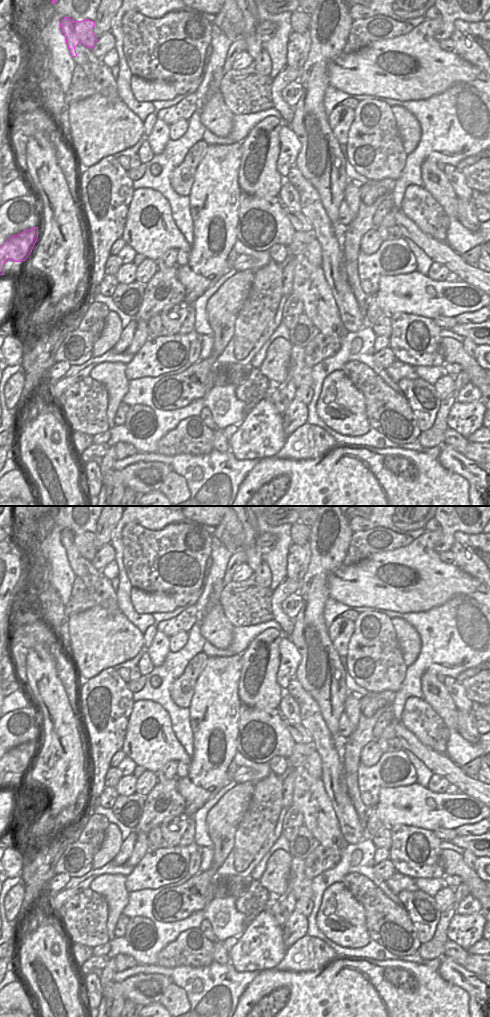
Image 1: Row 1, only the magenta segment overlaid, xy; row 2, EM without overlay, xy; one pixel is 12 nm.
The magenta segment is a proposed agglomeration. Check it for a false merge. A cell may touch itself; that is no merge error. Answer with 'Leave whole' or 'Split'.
Split.

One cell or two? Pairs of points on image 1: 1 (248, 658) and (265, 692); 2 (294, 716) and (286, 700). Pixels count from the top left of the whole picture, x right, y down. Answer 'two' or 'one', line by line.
1: one
2: one

